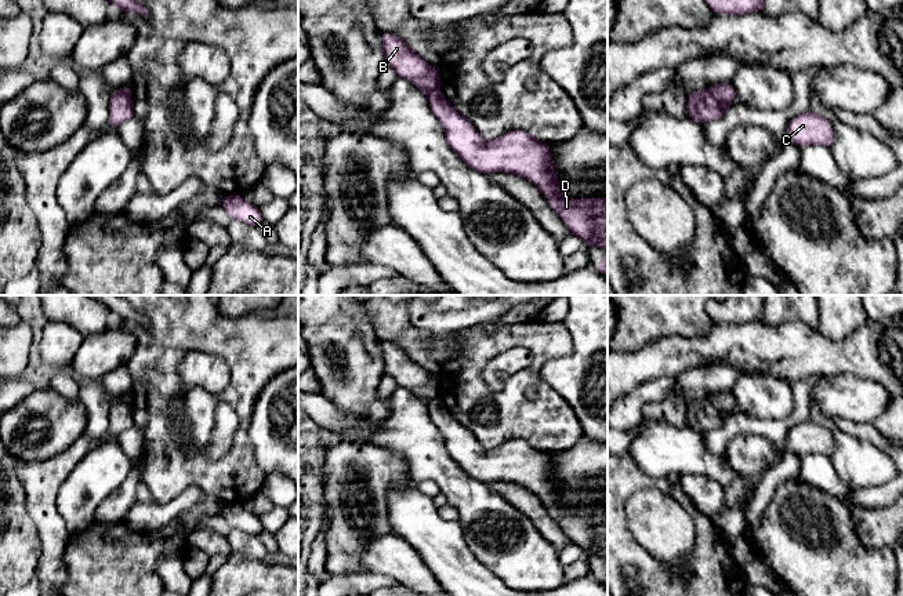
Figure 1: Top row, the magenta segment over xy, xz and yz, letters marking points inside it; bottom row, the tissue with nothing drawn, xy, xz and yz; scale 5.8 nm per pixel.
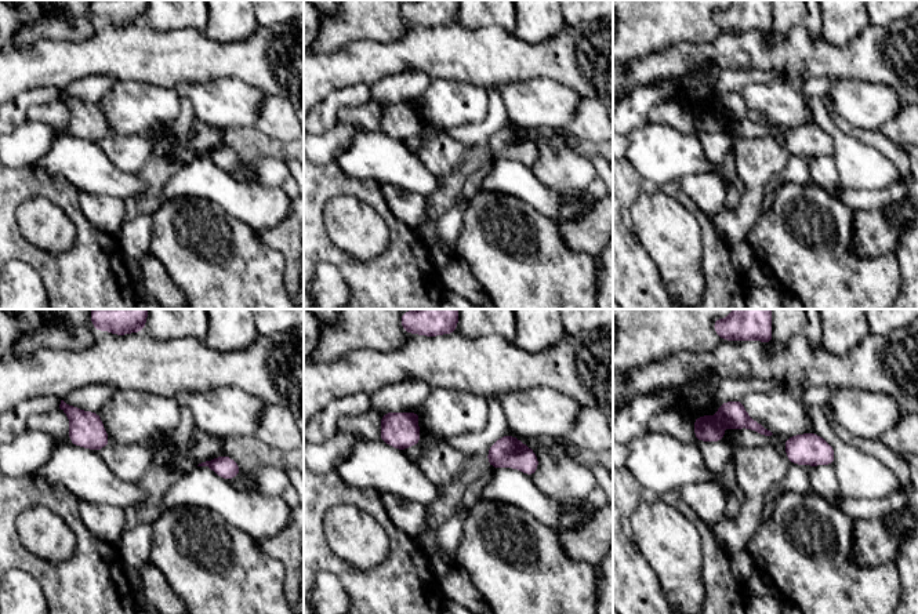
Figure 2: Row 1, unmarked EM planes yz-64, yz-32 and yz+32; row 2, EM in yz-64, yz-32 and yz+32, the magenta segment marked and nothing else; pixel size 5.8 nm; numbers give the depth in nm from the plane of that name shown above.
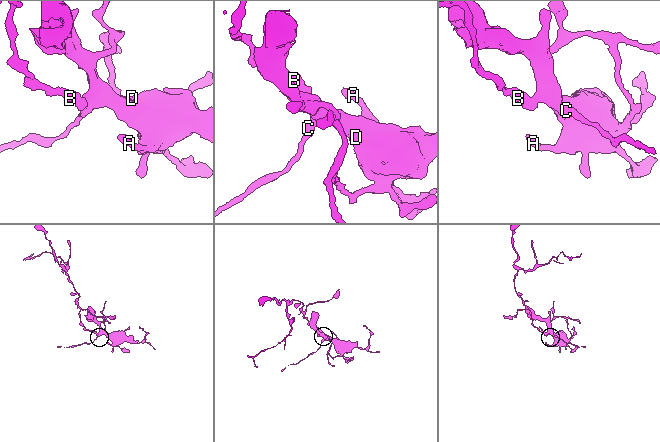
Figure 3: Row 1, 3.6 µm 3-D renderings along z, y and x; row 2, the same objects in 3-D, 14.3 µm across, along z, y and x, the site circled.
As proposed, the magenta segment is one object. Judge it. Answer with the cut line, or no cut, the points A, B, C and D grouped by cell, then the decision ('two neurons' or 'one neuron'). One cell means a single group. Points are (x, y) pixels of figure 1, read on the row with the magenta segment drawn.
cut in yz along (707, 88), (724, 108); A C D / B; two neurons

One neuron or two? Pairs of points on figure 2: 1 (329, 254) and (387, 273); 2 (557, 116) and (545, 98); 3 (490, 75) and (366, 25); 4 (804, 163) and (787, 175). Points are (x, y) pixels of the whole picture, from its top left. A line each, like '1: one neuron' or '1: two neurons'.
1: one neuron
2: one neuron
3: two neurons
4: one neuron

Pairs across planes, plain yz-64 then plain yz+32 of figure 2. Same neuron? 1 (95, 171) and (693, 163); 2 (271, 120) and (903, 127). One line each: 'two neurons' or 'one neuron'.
1: one neuron
2: one neuron

